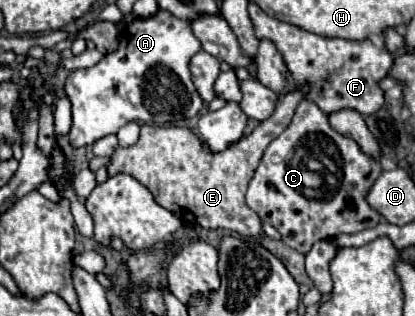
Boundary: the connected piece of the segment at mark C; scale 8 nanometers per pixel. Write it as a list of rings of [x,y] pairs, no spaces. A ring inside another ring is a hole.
[[[301,100],[291,124],[267,146],[261,164],[249,184],[247,204],[261,216],[263,222],[275,226],[281,232],[283,244],[301,254],[307,254],[311,246],[319,240],[329,240],[339,234],[355,234],[367,228],[375,228],[379,224],[381,214],[367,202],[367,194],[379,174],[379,162],[373,162],[369,156],[365,156],[359,150],[357,142],[337,134],[329,126],[327,116],[313,102]]]

